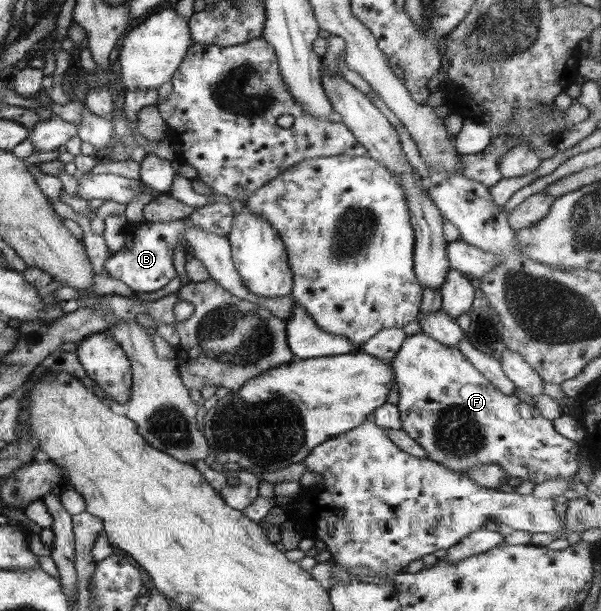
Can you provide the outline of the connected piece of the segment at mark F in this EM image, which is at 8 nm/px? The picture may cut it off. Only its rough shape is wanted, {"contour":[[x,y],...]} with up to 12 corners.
{"contour":[[423,332],[390,361],[402,429],[446,468],[574,477],[579,448]]}

